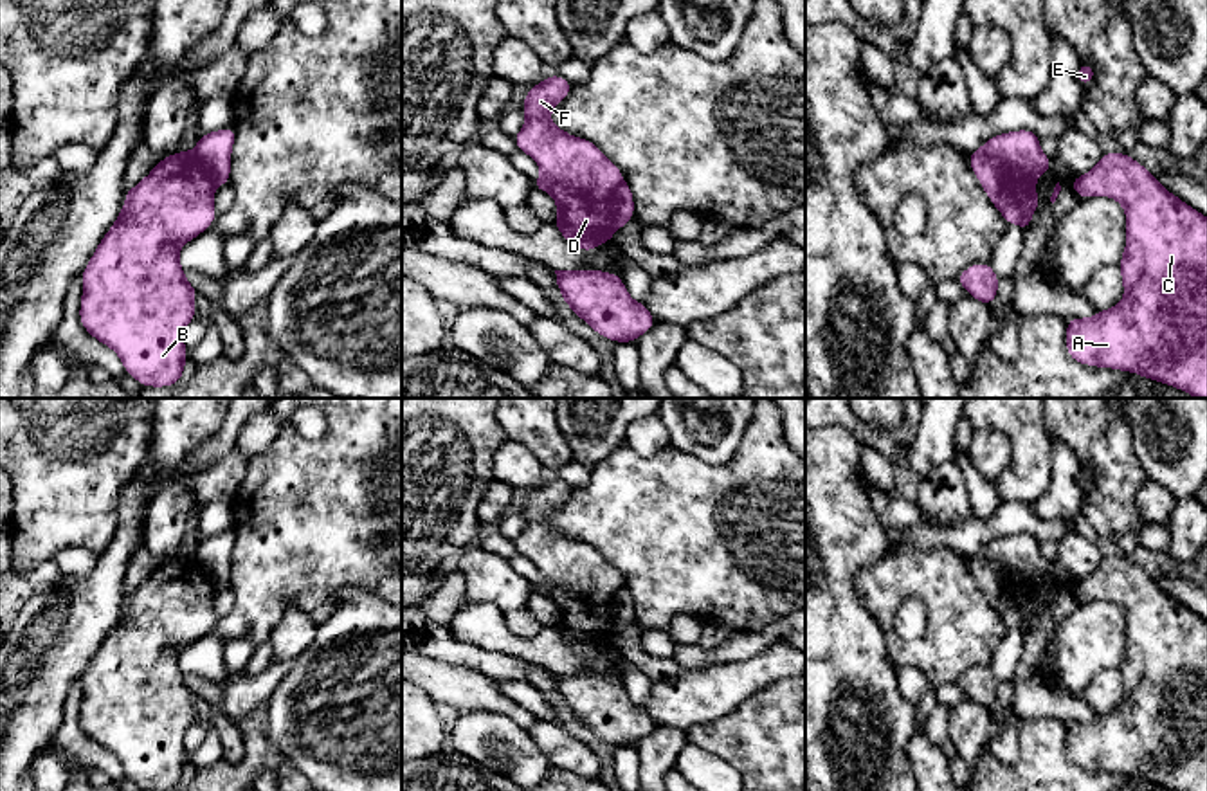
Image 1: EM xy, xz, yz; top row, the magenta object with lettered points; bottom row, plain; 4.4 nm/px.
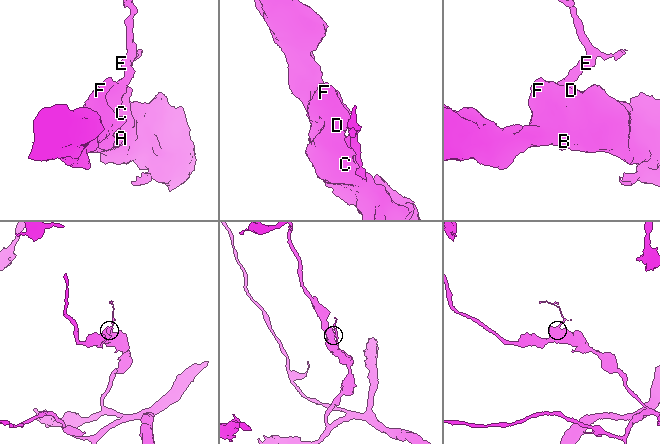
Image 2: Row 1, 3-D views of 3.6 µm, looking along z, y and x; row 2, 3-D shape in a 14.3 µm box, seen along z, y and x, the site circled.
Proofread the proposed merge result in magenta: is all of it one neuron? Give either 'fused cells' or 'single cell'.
fused cells

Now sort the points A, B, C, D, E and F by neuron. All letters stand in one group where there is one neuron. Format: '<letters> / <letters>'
A B C D F / E

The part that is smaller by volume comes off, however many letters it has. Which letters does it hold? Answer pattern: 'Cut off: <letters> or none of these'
Cut off: E

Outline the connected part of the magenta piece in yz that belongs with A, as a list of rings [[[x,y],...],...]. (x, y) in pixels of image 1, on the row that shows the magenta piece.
[[[1103,153],[1088,173],[1070,180],[1081,200],[1110,196],[1126,213],[1126,247],[1119,261],[1124,297],[1092,319],[1066,319],[1066,353],[1079,364],[1137,373],[1144,378],[1207,398],[1207,218],[1167,191],[1128,153]]]

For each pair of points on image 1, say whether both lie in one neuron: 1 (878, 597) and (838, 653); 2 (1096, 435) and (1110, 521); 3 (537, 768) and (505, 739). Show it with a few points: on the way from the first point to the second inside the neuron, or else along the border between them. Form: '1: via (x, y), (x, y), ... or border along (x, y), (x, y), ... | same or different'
1: border along (869, 566), (858, 573), (858, 593), (885, 649) | different
2: via (1110, 456), (1110, 500) | same
3: via (530, 764), (512, 746) | same

